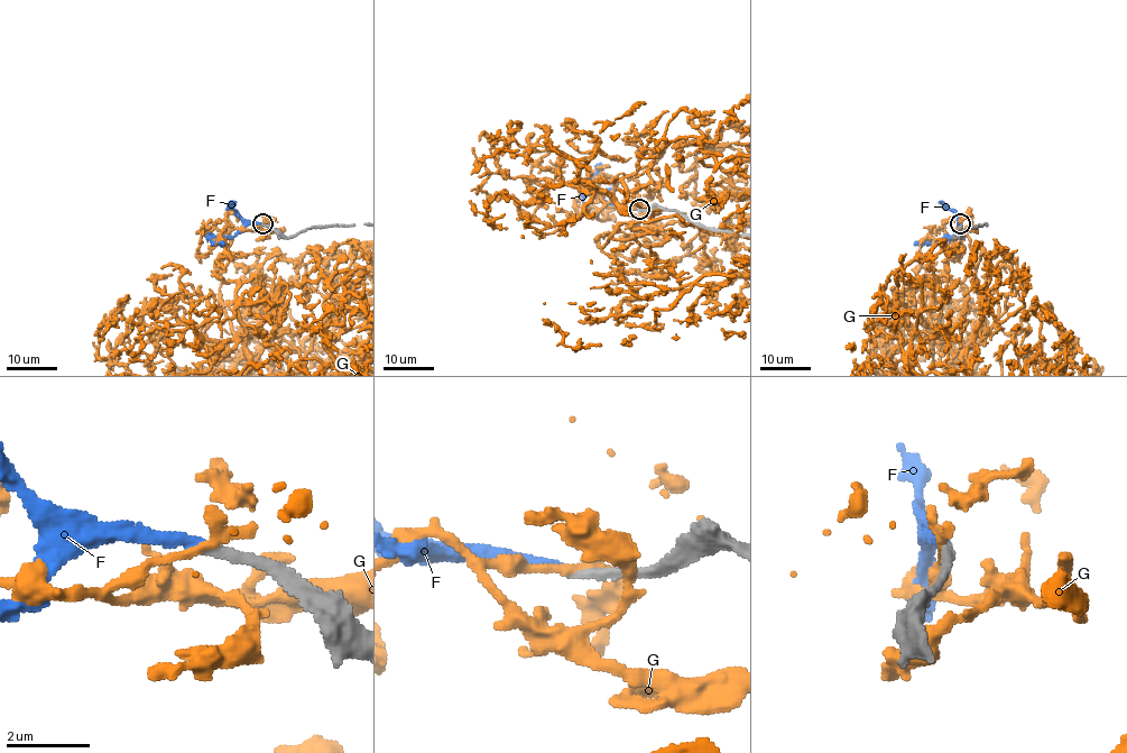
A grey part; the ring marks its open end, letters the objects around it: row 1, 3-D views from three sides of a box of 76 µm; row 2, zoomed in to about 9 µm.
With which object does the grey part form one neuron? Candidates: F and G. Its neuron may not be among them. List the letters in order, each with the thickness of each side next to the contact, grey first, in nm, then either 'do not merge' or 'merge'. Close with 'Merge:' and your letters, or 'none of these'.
F: 260/240 nm | merge
G: 280/340 nm | do not merge
Merge: F

